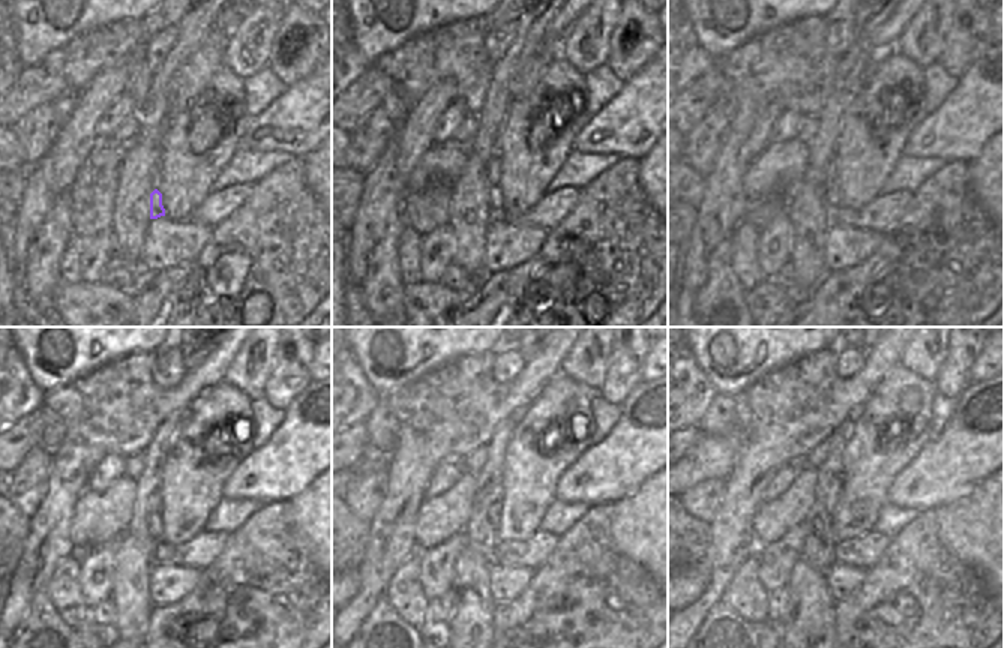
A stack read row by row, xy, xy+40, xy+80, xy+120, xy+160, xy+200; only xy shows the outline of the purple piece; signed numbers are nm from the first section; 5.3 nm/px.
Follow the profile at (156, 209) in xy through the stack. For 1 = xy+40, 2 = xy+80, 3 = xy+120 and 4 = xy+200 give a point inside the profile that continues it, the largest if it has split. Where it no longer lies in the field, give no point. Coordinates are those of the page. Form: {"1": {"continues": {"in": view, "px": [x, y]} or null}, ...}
{"1": {"continues": {"in": "xy+40", "px": [492, 164]}}, "2": {"continues": {"in": "xy+80", "px": [830, 182]}}, "3": {"continues": {"in": "xy+120", "px": [155, 506]}}, "4": {"continues": {"in": "xy+200", "px": [829, 489]}}}

